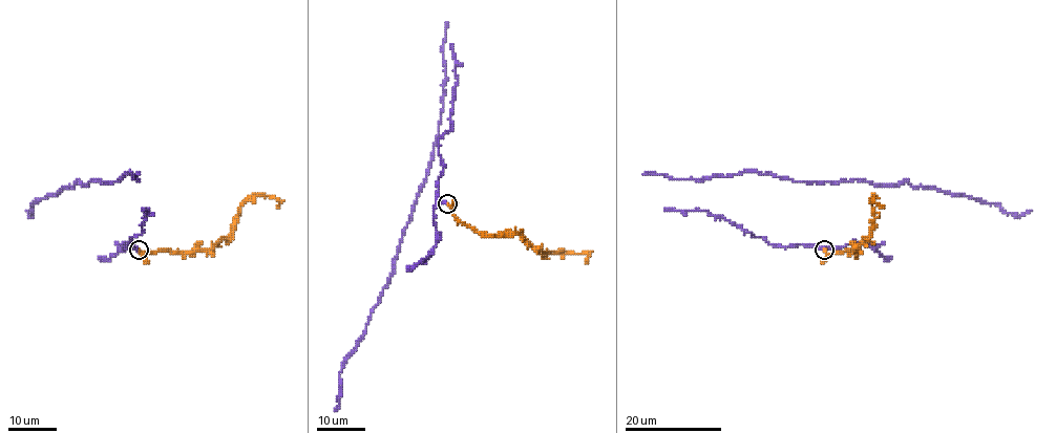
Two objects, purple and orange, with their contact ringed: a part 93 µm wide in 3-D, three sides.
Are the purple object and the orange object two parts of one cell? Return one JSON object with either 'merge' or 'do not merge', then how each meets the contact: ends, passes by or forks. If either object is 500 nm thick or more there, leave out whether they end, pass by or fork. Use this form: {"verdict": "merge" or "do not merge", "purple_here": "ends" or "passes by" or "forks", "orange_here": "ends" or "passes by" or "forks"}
{"verdict": "do not merge", "purple_here": "ends", "orange_here": "ends"}

